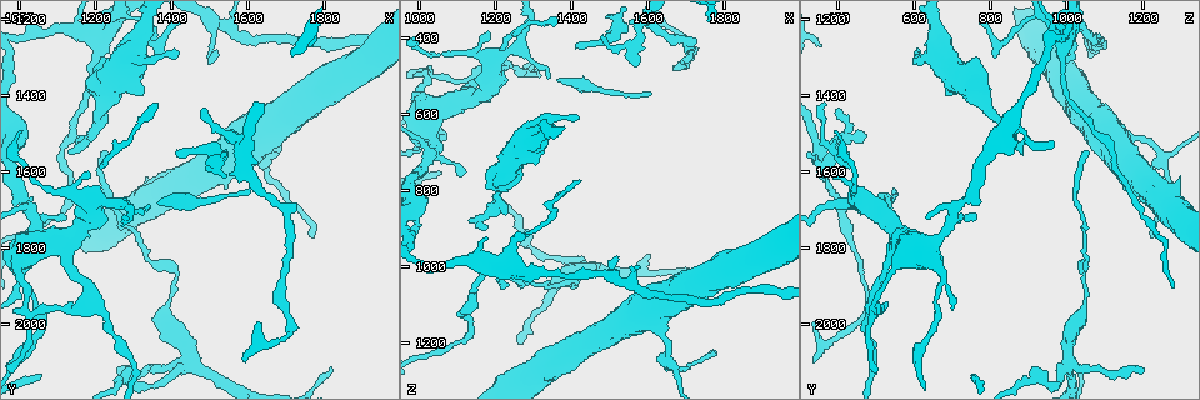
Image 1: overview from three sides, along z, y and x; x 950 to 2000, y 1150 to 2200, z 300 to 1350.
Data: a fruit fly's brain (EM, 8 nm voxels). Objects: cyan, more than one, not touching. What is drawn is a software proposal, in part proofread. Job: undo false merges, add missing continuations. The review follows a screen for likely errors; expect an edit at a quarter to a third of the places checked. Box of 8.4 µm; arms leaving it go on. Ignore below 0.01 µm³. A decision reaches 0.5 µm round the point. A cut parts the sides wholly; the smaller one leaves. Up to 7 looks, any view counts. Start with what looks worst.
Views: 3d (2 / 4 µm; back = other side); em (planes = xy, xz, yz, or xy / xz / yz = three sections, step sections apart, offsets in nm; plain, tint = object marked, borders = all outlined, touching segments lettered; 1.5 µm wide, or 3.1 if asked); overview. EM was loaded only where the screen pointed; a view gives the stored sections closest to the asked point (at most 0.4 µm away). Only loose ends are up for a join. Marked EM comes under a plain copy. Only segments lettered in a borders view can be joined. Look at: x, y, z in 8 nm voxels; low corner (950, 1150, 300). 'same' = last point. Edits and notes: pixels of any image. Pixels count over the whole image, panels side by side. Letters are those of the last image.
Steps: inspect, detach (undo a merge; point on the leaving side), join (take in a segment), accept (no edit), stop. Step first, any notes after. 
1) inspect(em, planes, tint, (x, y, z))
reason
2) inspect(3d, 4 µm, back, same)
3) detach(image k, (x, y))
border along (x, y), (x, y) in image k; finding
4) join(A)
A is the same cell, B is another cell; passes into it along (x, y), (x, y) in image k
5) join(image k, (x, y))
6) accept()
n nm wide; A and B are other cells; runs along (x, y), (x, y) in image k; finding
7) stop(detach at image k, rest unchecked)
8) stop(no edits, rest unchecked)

inspect(em, xz, step 8, borders, (1655, 1555, 1245))
sharp bend

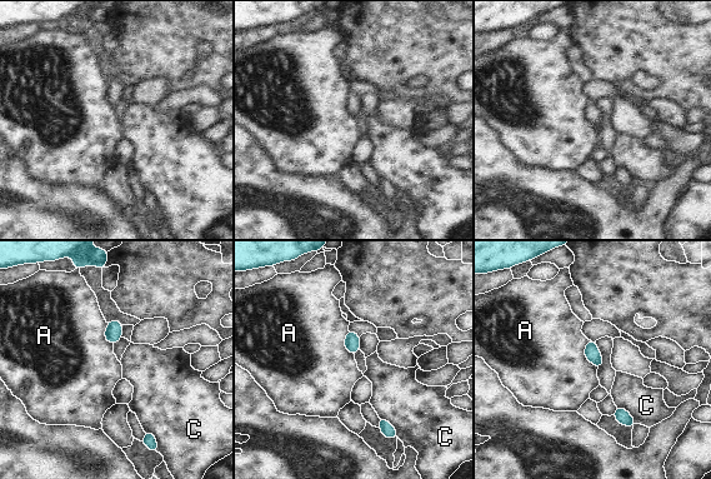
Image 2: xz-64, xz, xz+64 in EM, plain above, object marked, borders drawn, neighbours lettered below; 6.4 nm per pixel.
inspect(em, planes, borders, same)

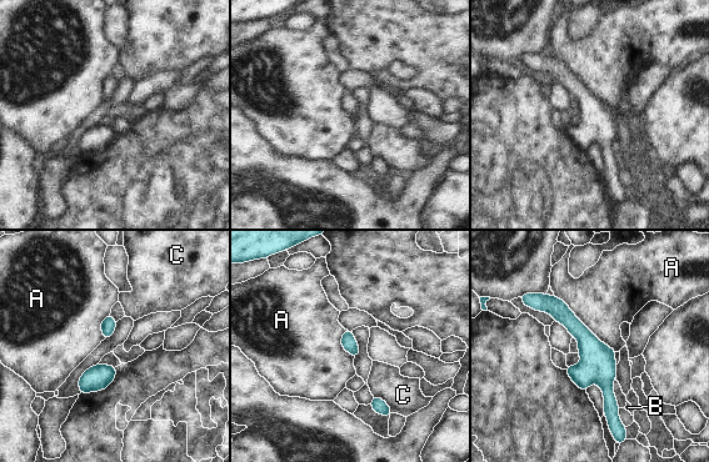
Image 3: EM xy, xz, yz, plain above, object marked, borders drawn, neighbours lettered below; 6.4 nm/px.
accept()
A, B and C are other cells; runs along (539, 296), (585, 337), (613, 421) in image 3; all the same neuron

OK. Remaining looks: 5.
inspect(em, planes, borders, (1480, 1435, 395))
thin end

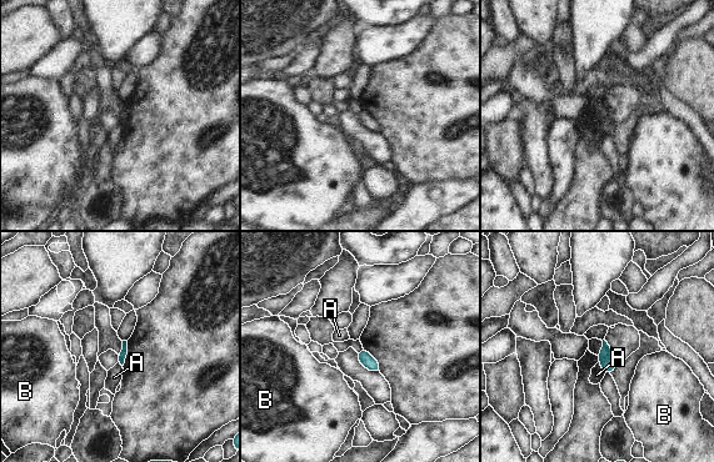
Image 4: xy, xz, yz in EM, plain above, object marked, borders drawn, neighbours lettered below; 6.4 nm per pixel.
accept()
A and B are other cells; border along (599, 361), (605, 372) in image 4; no lettered segment goes on from it

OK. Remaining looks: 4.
inspect(em, xy, step 8, borders, (1325, 1395, 685))
thick end

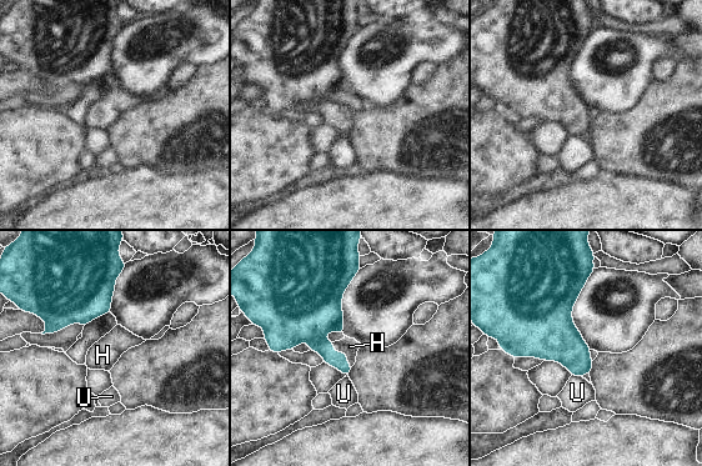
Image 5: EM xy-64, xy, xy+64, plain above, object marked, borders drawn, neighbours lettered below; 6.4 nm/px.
inspect(em, planes, borders, same)

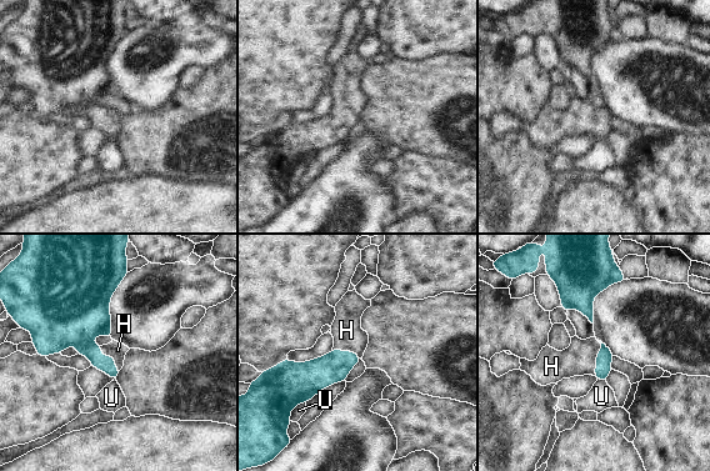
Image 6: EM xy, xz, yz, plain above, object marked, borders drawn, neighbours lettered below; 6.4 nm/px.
join(H)
H is the same cell, U is another cell; it goes on there

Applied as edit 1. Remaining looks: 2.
stop(join at image 6, rest unchecked)

